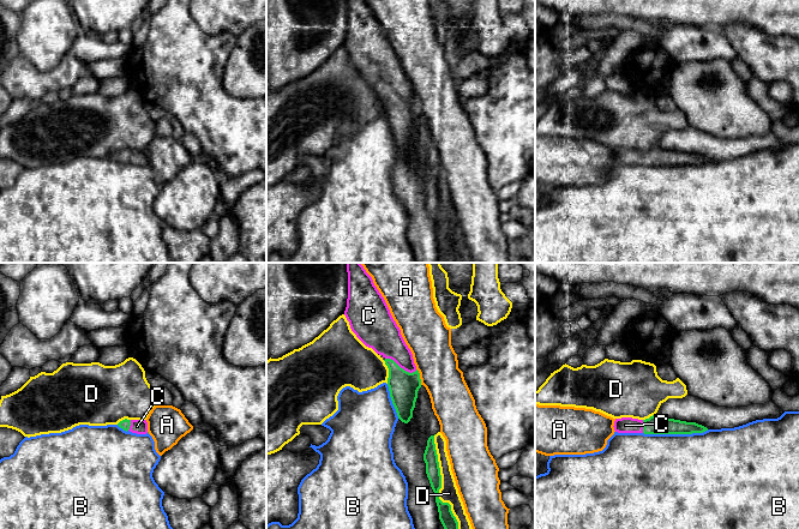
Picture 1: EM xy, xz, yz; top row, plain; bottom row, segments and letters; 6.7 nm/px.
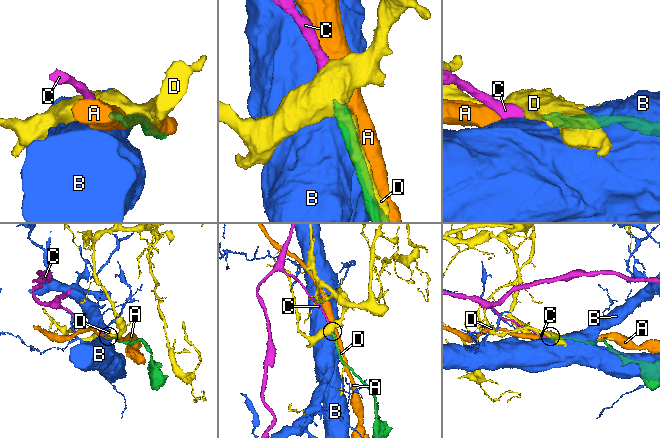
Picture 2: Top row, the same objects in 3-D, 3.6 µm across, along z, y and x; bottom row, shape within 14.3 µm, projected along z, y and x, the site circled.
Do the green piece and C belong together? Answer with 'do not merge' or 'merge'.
merge

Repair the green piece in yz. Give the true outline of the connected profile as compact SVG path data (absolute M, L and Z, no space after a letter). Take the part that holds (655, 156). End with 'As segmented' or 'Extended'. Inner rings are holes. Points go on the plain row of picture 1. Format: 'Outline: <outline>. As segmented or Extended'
Outline: M657 145L645 151L632 149L615 150L614 162L618 164L644 164L644 166L692 166L708 162L707 158L696 154L686 154L667 150Z. Extended

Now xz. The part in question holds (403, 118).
Outline: M347 0L347 4L348 30L344 47L356 68L385 90L392 136L398 150L408 155L421 119L413 85L372 8L365 0Z. Extended

